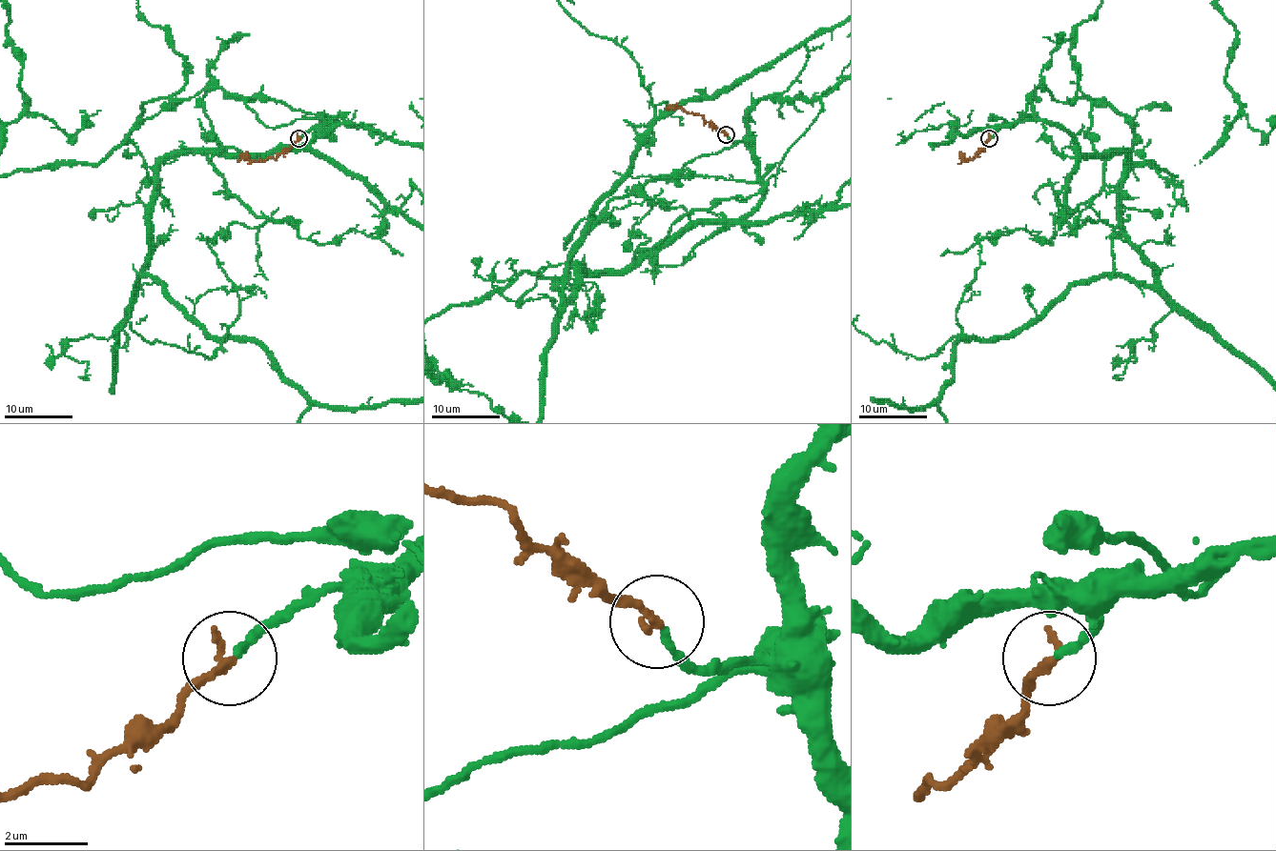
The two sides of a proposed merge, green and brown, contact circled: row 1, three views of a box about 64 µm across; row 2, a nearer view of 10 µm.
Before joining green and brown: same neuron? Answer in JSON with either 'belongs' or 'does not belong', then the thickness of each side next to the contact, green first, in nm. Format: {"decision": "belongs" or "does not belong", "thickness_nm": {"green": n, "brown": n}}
{"decision": "belongs", "thickness_nm": {"green": 180, "brown": 240}}

